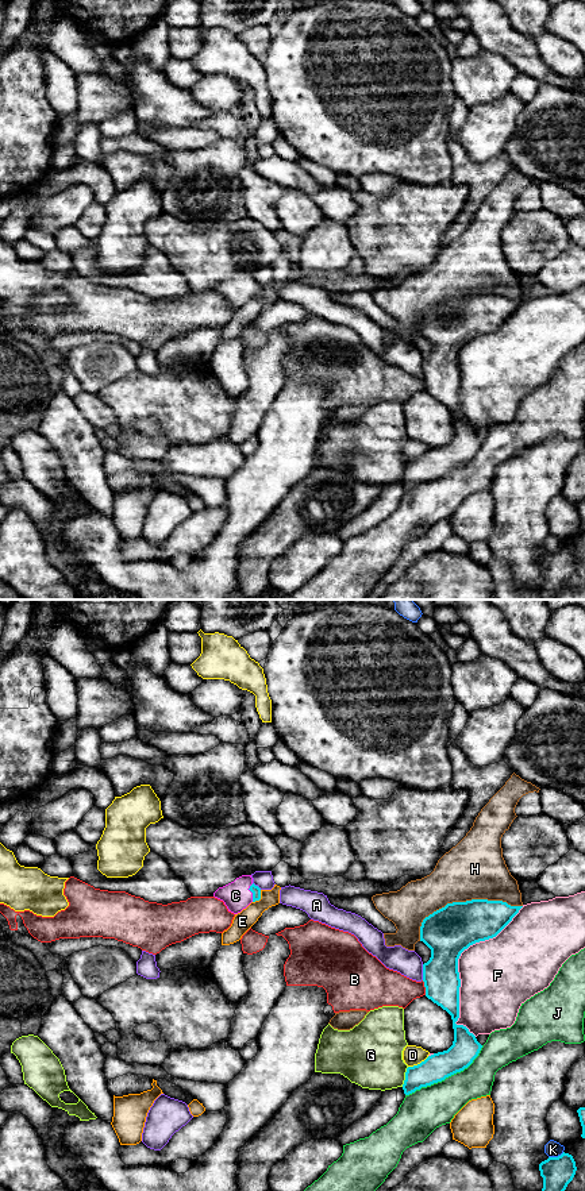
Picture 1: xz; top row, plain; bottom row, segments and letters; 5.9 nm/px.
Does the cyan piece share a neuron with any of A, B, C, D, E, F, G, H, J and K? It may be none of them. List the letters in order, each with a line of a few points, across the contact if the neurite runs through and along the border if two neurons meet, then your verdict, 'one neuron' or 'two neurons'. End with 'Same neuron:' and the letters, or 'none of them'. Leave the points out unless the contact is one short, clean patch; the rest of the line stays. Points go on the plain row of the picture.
A: two neurons
B: two neurons
C: line xz (256, 285), (251, 286), (242, 286), (235, 290); one neuron
D: line xz (428, 451), (408, 462); two neurons
E: two neurons
F: two neurons
G: two neurons
H: two neurons
J: two neurons
K: line xz (564, 547), (549, 552); two neurons
Same neuron: C

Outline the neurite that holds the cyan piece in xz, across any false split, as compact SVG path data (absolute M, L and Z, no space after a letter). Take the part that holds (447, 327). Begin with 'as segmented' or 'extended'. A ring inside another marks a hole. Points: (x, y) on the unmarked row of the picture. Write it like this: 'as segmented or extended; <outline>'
as segmented; M472 294L447 298L423 315L420 336L431 344L430 355L423 359L426 392L451 411L454 436L447 446L407 463L405 490L463 466L478 451L482 440L466 421L455 419L461 382L458 354L470 340L496 332L522 302L503 296Z

